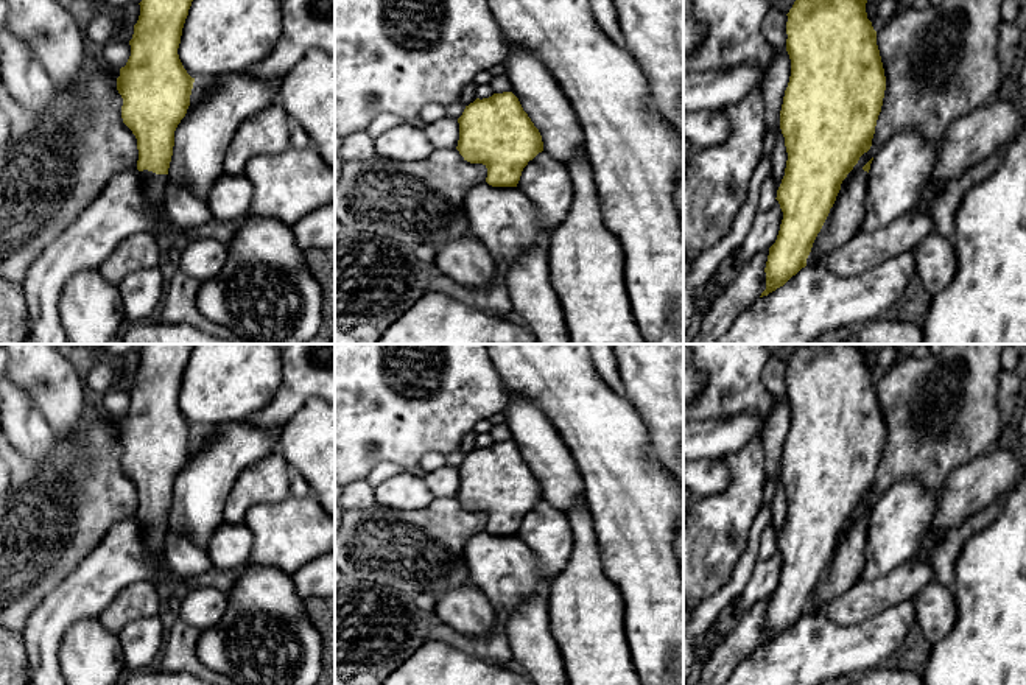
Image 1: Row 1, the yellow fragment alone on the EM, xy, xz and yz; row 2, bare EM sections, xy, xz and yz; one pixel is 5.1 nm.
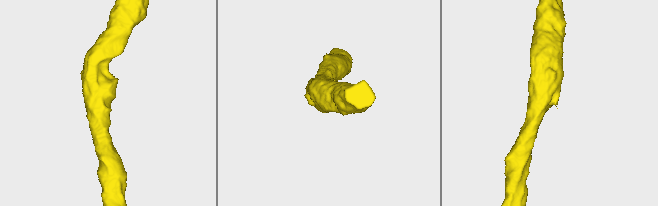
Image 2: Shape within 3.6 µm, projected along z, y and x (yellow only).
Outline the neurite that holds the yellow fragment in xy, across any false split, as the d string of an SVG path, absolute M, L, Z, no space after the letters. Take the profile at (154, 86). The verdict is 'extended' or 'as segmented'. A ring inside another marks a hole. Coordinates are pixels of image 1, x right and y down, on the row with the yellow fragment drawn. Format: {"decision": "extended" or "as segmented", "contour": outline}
{"decision": "extended", "contour": "M142 0L140 16L129 40L131 56L117 78L117 90L123 98L121 118L137 139L137 170L148 199L160 210L160 220L149 232L157 240L165 237L170 221L163 213L163 191L174 146L174 131L185 117L195 78L184 68L177 48L182 28L193 0Z"}

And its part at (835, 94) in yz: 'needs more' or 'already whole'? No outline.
needs more

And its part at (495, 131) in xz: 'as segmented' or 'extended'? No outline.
as segmented

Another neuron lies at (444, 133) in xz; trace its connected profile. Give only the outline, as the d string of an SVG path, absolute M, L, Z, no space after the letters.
M442 117L427 123L423 128L434 149L453 149L459 140L459 123L456 118Z

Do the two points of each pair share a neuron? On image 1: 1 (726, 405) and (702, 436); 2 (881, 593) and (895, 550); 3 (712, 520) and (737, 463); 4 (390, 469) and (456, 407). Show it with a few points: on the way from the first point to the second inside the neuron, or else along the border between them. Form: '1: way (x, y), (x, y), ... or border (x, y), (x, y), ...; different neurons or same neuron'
1: border (752, 413), (699, 421); different neurons
2: border (913, 558), (883, 576), (861, 581); different neurons
3: way (726, 506), (737, 495), (737, 477); same neuron
4: border (404, 467), (390, 461), (380, 461), (366, 478); different neurons

